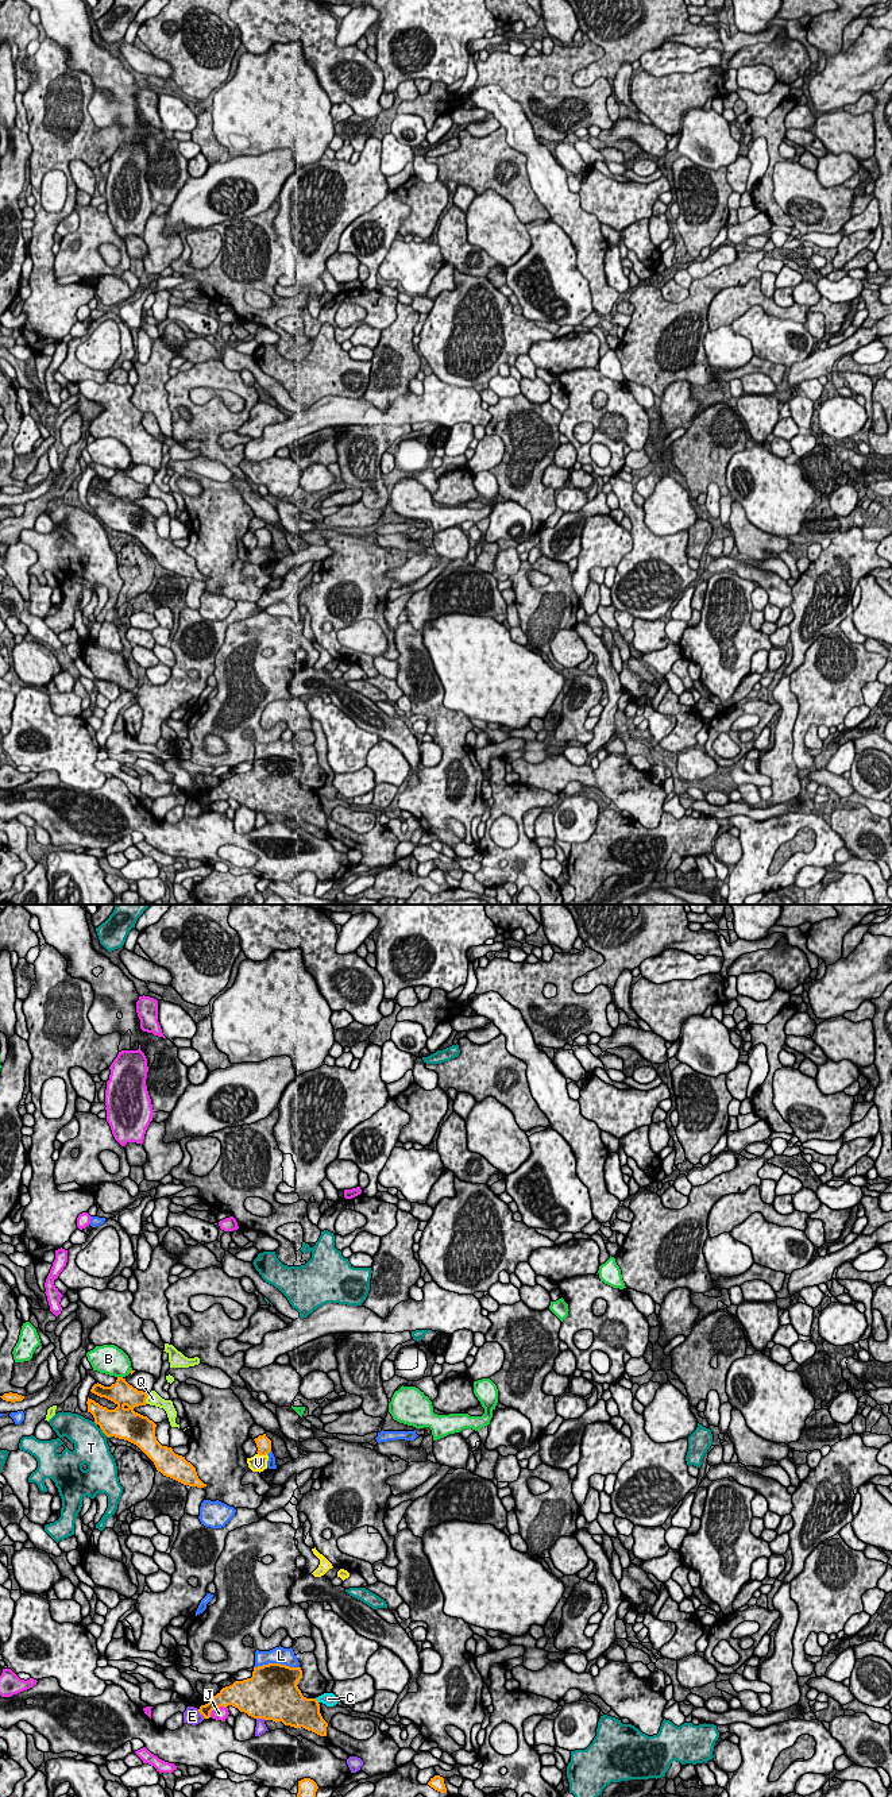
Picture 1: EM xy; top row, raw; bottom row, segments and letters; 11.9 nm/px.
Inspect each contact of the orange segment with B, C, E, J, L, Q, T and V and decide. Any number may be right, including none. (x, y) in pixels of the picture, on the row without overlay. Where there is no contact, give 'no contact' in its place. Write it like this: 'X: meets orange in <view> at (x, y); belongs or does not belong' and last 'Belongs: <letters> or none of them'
B: meets orange in xy at (120, 470); does not belong
C: meets orange in xy at (316, 793); does not belong
E: meets orange in xy at (200, 805); does not belong
J: meets orange in xy at (216, 799); does not belong
L: meets orange in xy at (275, 756); does not belong
Q: meets orange in xy at (146, 490); does not belong
T: meets orange in xy at (104, 525); does not belong
V: meets orange in xy at (262, 547); does not belong
Belongs: none of them

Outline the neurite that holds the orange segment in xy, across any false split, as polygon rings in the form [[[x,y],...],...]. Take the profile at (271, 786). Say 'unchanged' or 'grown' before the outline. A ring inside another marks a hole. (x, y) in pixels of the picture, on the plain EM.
unchanged | [[[281,756],[258,759],[251,771],[223,780],[198,805],[209,811],[213,802],[232,798],[254,811],[282,814],[327,829],[328,815],[320,806],[318,794],[304,790],[297,779],[301,771],[301,760]]]

